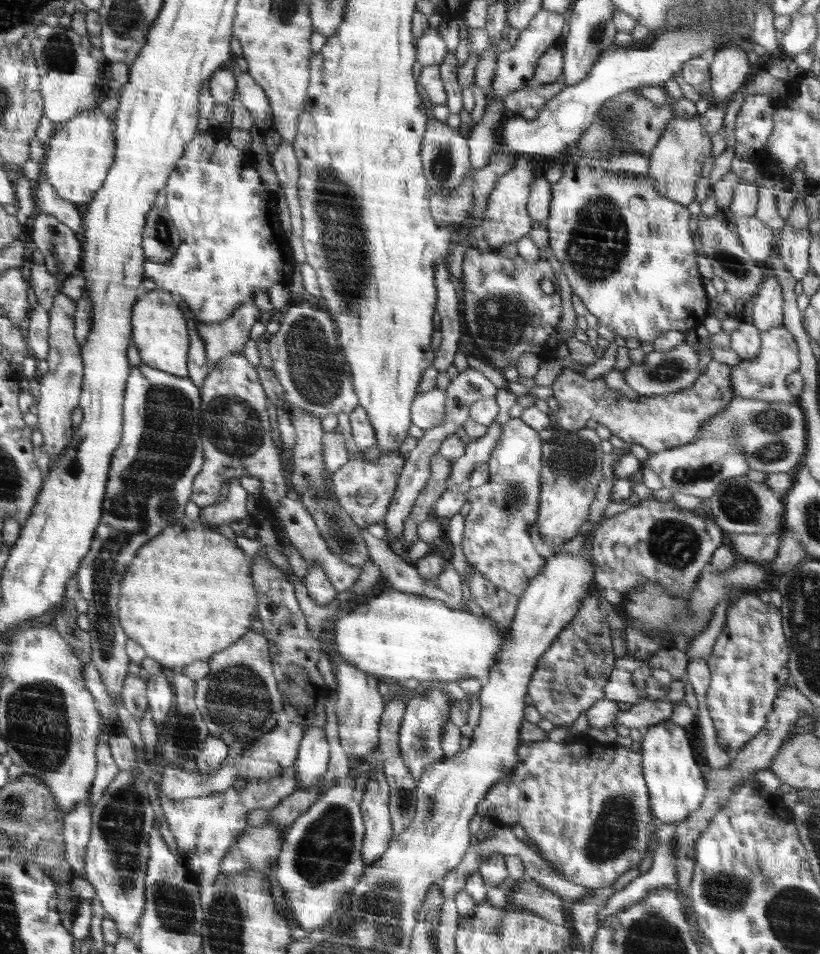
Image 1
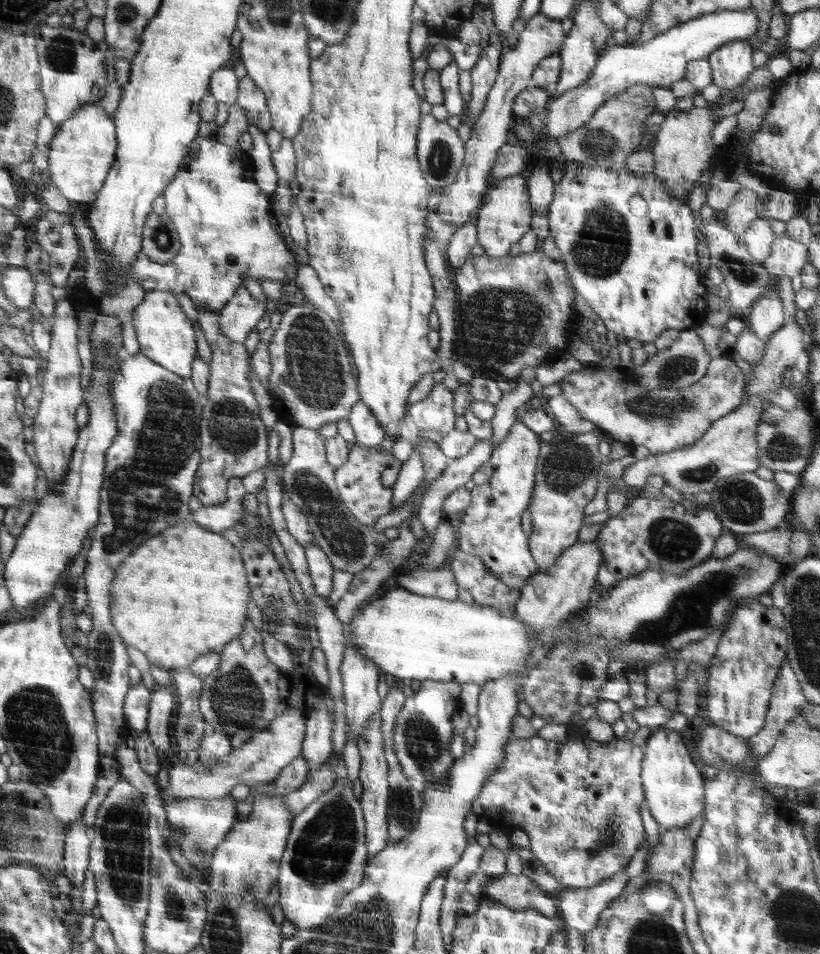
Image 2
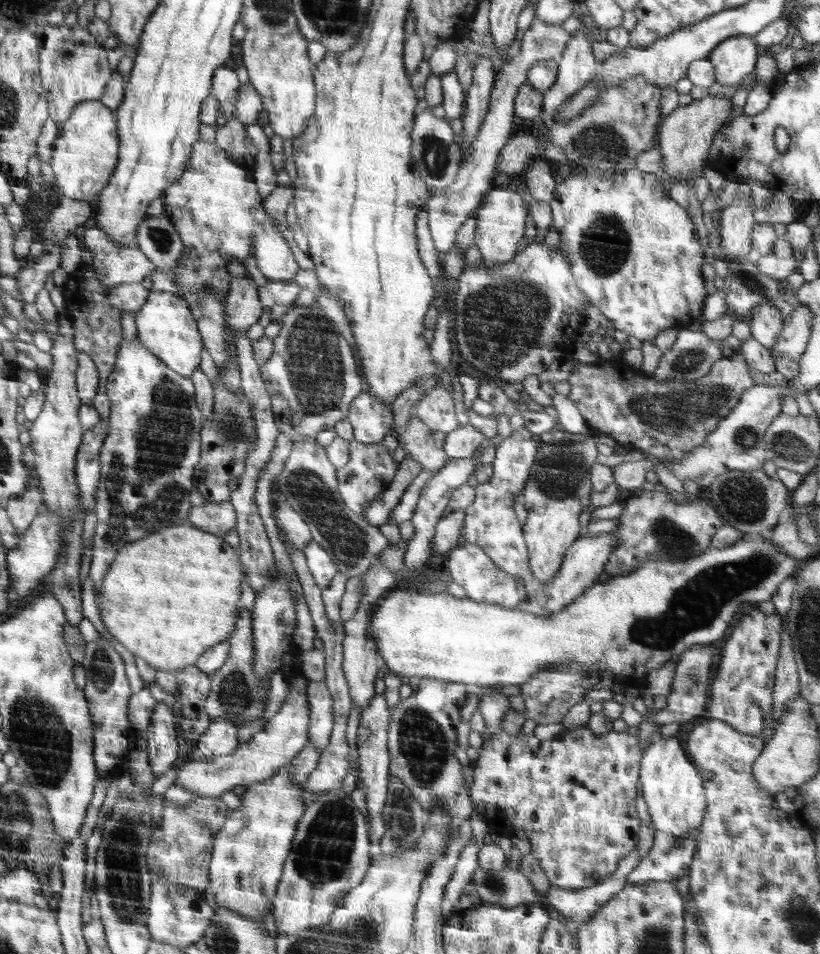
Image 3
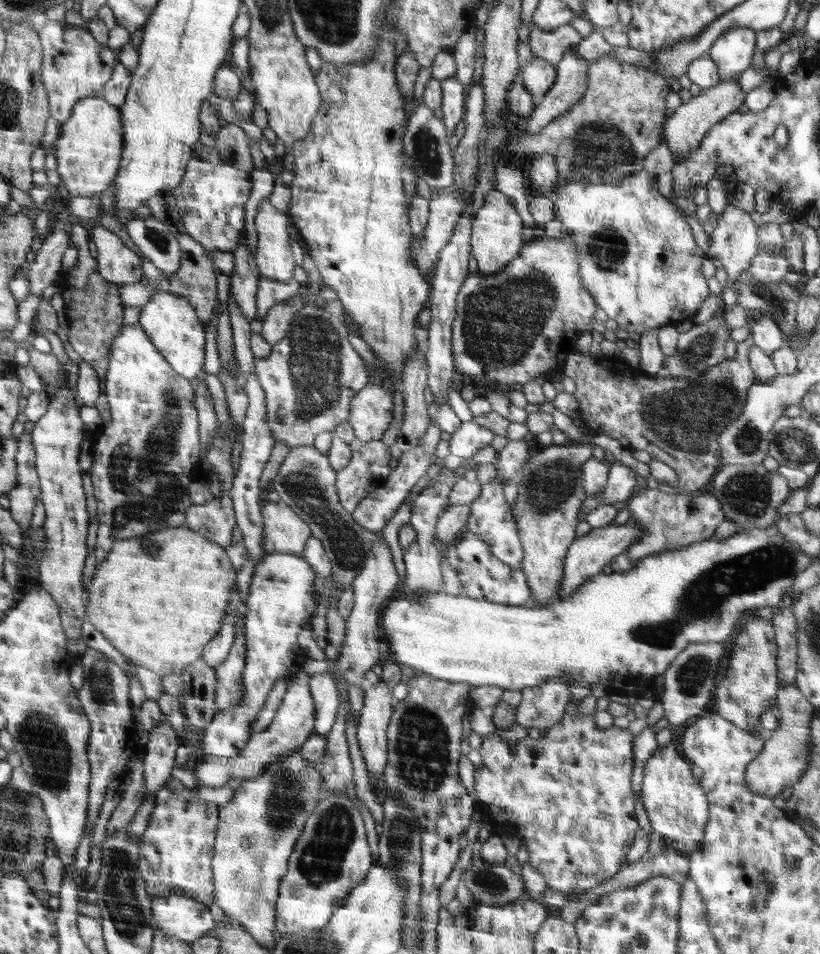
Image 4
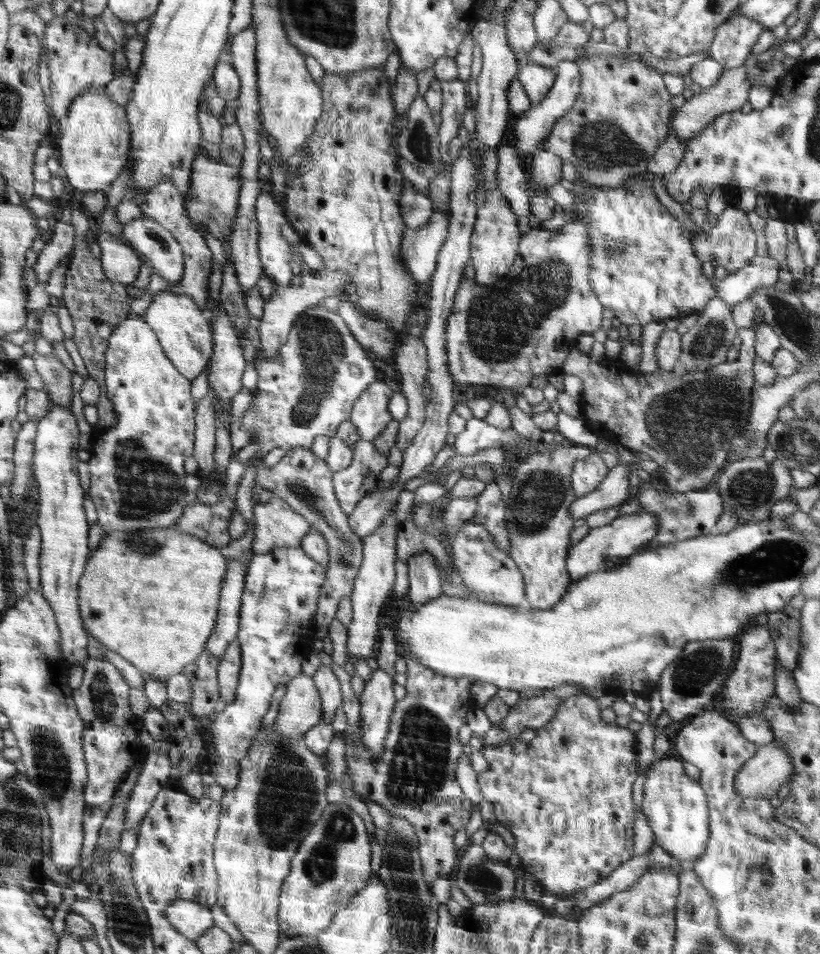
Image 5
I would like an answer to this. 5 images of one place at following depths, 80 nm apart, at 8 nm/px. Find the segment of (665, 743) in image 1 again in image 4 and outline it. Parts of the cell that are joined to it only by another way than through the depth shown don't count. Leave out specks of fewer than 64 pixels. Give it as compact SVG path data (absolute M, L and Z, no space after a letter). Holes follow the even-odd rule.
M672 743L658 746L646 761L642 781L643 808L647 813L653 832L661 834L670 843L670 848L688 853L698 851L702 838L705 838L706 822L709 821L709 800L700 782L692 776L690 764L680 756Z

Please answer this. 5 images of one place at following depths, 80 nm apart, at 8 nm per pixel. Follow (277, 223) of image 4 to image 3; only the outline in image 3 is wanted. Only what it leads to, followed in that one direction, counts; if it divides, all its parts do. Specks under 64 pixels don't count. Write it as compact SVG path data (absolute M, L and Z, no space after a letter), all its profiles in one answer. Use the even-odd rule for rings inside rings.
M198 139L193 145L193 154L188 162L188 168L182 176L166 189L163 195L166 215L176 226L178 234L185 240L184 252L181 255L177 268L164 268L171 270L170 276L180 289L190 292L210 291L218 300L224 301L228 297L232 277L226 270L226 264L231 260L243 263L250 256L251 244L254 244L254 258L260 272L267 279L277 281L292 281L299 269L298 263L292 255L291 248L284 235L273 223L272 217L266 212L263 200L259 197L254 176L244 170L242 166L228 157L226 150L217 144Z

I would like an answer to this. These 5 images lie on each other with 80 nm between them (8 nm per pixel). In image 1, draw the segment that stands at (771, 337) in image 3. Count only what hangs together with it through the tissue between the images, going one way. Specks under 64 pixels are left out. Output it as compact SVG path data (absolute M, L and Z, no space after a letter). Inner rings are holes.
M767 267L763 283L754 297L753 326L760 332L768 331L783 325L782 287L775 273Z

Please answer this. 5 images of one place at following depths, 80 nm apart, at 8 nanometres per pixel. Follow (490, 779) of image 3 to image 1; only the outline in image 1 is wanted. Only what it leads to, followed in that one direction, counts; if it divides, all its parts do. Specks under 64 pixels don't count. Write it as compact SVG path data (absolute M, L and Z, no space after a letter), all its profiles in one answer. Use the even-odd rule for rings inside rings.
M544 739L543 741L524 742L518 748L517 754L520 757L520 765L517 766L516 773L513 774L510 780L498 782L490 790L488 796L485 800L482 800L478 808L478 816L489 817L497 824L504 826L524 825L527 836L536 843L540 854L542 854L544 859L550 863L551 867L557 873L574 884L580 884L590 889L596 890L612 885L621 874L624 874L632 867L636 867L636 864L640 864L640 860L644 858L644 854L648 850L648 836L650 836L650 832L655 830L656 836L660 825L656 818L654 818L651 794L649 790L646 790L646 784L644 784L644 778L642 778L642 769L644 766L640 766L640 758L643 758L643 754L640 751L634 751L630 747L624 747L619 744L617 746L602 746L601 744L589 746L588 744L577 742L568 741L566 743L558 743L550 739Z

